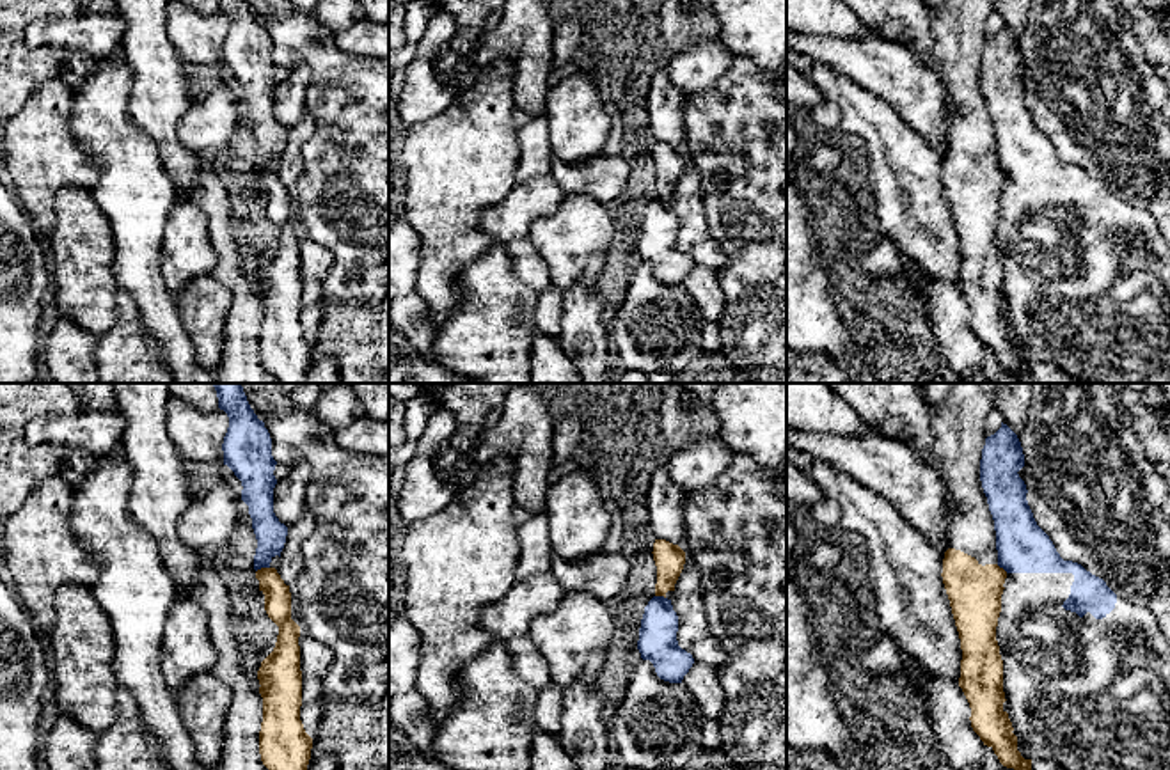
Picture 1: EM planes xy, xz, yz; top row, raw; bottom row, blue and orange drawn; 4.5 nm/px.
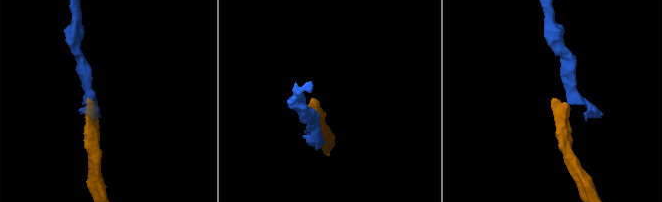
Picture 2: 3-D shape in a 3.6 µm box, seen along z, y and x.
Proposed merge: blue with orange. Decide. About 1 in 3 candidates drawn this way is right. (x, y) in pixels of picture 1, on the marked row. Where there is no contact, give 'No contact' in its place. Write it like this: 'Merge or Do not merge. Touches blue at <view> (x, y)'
Do not merge. Touches blue at xy (261, 566)

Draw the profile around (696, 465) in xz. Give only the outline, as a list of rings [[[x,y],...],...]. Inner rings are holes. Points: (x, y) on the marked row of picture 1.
[[[692,438],[673,449],[669,475],[685,493],[710,490],[735,454],[719,438]]]

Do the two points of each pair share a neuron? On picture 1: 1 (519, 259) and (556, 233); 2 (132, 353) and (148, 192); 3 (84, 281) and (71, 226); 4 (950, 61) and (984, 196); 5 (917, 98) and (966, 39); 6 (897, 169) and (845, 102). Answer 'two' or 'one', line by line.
1: two
2: two
3: one
4: one
5: two
6: one

